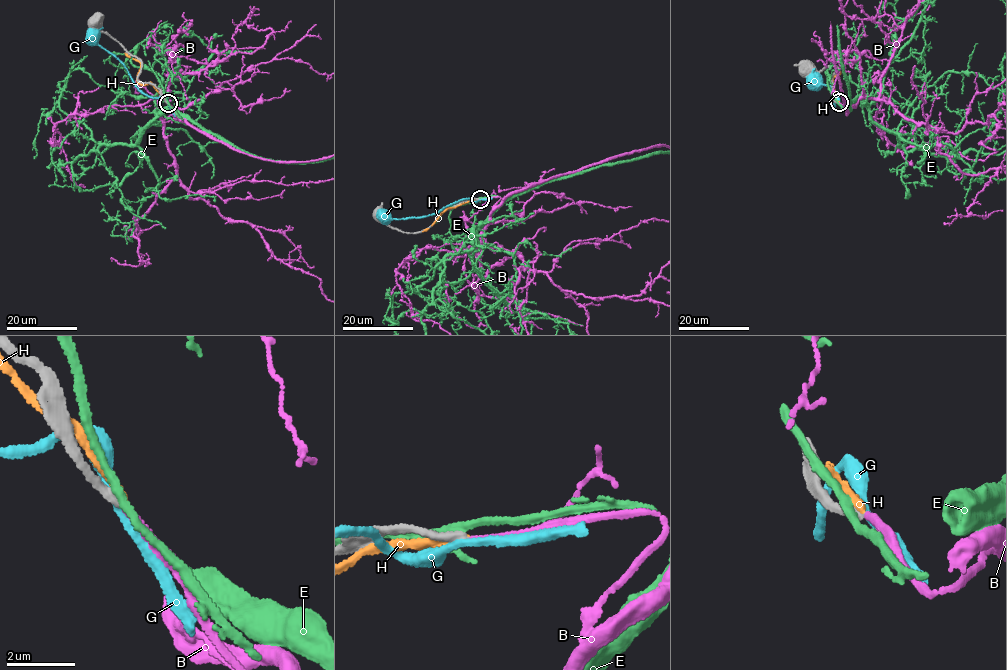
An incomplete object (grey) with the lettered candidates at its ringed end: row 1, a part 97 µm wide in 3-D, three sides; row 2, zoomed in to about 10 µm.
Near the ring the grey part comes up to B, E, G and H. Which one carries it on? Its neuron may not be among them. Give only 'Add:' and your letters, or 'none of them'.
Add: B

